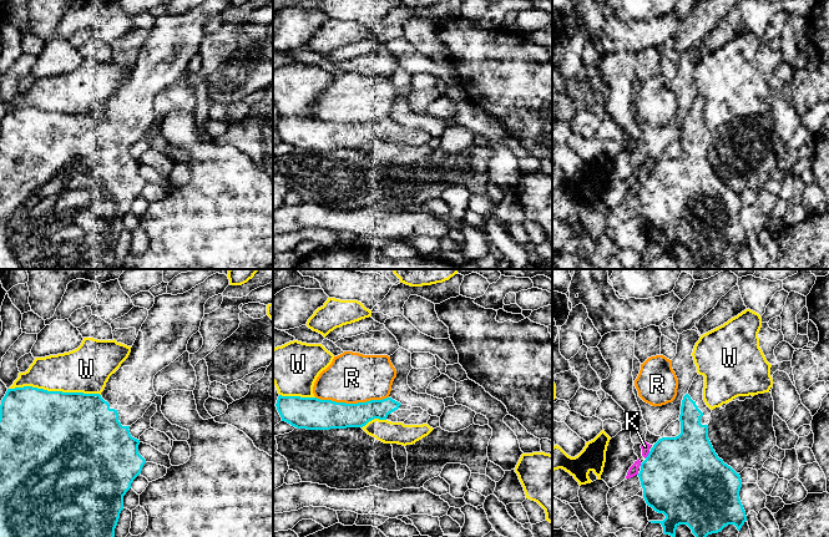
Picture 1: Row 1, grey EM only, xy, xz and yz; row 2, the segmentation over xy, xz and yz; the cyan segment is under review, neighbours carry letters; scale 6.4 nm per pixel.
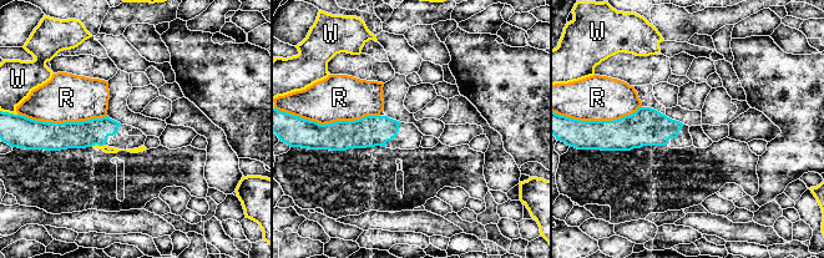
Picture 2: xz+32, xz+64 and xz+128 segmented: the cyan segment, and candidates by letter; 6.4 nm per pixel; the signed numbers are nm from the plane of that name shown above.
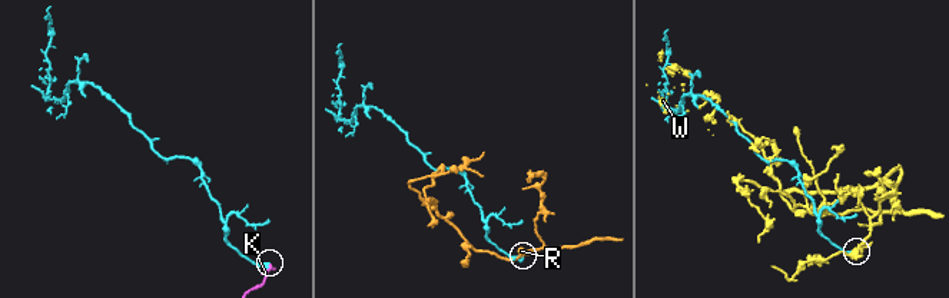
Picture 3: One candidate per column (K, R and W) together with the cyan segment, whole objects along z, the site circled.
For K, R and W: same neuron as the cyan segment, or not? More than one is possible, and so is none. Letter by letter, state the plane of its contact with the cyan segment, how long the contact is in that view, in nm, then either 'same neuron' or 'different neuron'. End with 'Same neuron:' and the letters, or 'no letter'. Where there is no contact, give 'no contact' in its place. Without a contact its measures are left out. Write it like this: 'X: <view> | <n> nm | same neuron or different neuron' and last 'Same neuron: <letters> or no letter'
K: yz | 60 nm | different neuron
R: xz | 480 nm | different neuron
W: xy | 600 nm | different neuron
Same neuron: no letter

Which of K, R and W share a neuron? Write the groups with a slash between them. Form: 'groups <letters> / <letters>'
groups K / R / W

